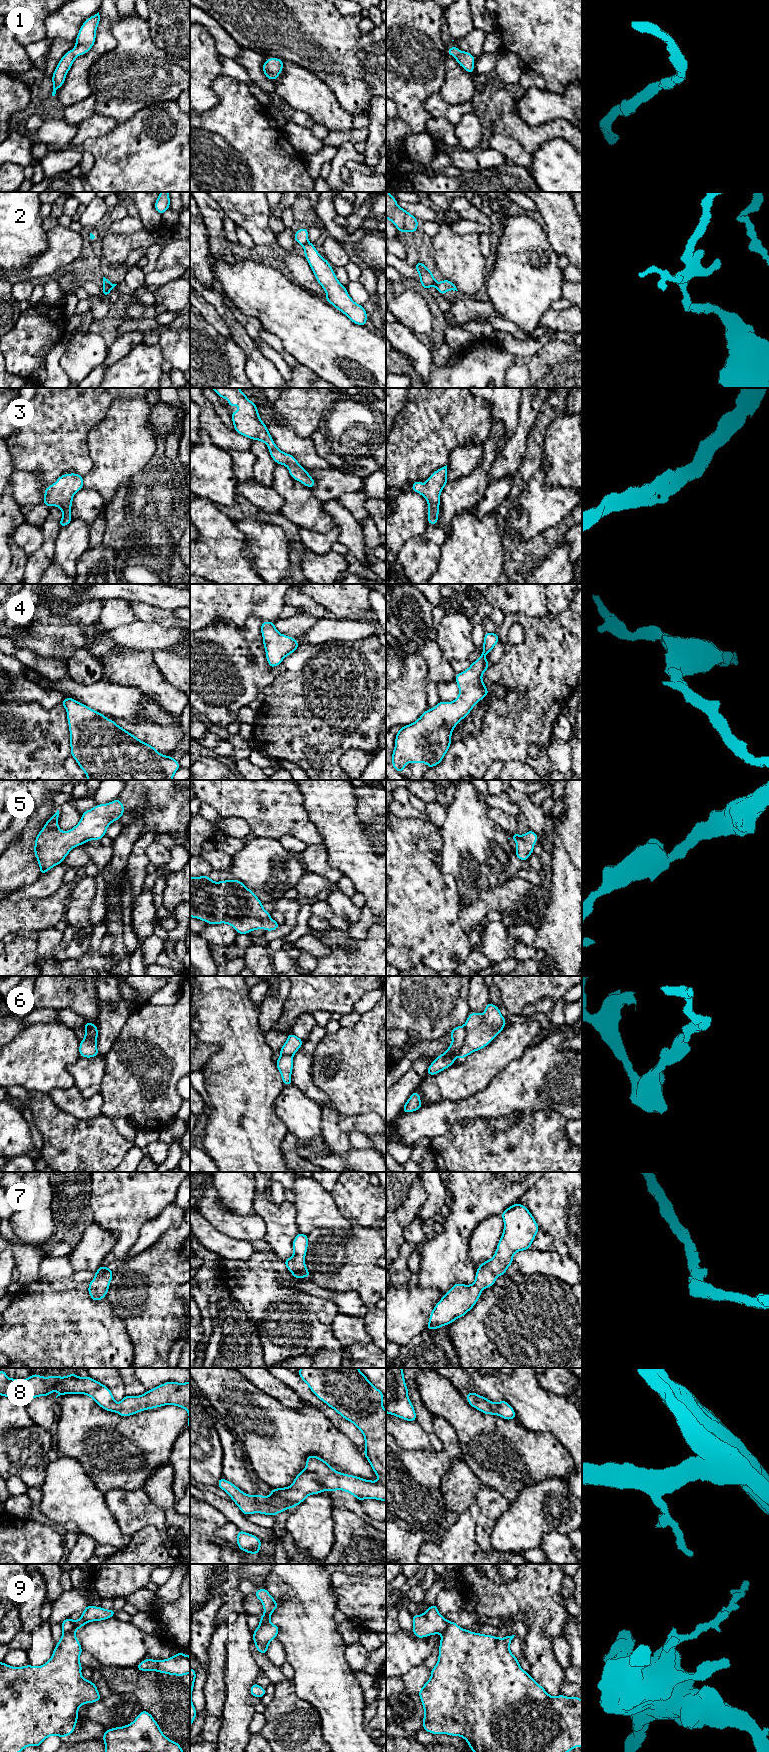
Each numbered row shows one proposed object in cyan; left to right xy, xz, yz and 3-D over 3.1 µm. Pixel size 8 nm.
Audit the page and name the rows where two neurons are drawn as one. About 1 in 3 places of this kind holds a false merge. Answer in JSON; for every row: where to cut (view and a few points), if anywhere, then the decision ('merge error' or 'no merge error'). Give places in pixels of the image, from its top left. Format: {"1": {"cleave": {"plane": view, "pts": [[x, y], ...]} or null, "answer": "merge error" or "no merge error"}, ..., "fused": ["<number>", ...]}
{"1": {"cleave": null, "answer": "no merge error"}, "2": {"cleave": {"plane": "xz", "pts": [[308, 242], [303, 246]]}, "answer": "merge error"}, "3": {"cleave": null, "answer": "no merge error"}, "4": {"cleave": null, "answer": "no merge error"}, "5": {"cleave": null, "answer": "no merge error"}, "6": {"cleave": {"plane": "yz", "pts": [[464, 1025], [465, 1041], [456, 1056]]}, "answer": "merge error"}, "7": {"cleave": null, "answer": "no merge error"}, "8": {"cleave": null, "answer": "no merge error"}, "9": {"cleave": {"plane": "xy", "pts": [[75, 1621], [74, 1627], [71, 1630], [63, 1632]]}, "answer": "merge error"}, "fused": ["2", "6", "9"]}

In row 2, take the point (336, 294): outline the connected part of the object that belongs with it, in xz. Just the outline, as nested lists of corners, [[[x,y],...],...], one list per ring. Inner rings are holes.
[[[308,242],[303,247],[305,258],[317,282],[326,292],[326,301],[349,317],[353,323],[366,327],[367,313],[364,307],[351,299],[346,287],[336,278],[329,262],[320,256],[314,244]]]

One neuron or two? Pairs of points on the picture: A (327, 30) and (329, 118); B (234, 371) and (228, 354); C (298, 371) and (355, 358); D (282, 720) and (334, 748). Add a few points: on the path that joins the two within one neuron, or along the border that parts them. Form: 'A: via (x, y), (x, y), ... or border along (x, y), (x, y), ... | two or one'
A: border along (312, 71), (331, 91), (342, 107) | two
B: via (230, 367), (228, 365), (228, 358) | one
C: border along (298, 363), (310, 369), (317, 376) | two
D: via (295, 720), (303, 720), (321, 735) | one

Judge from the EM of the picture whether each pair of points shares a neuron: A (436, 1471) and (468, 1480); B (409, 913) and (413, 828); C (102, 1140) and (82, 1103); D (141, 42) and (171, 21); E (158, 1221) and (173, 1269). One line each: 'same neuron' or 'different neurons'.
A: different neurons
B: same neuron
C: different neurons
D: different neurons
E: different neurons

